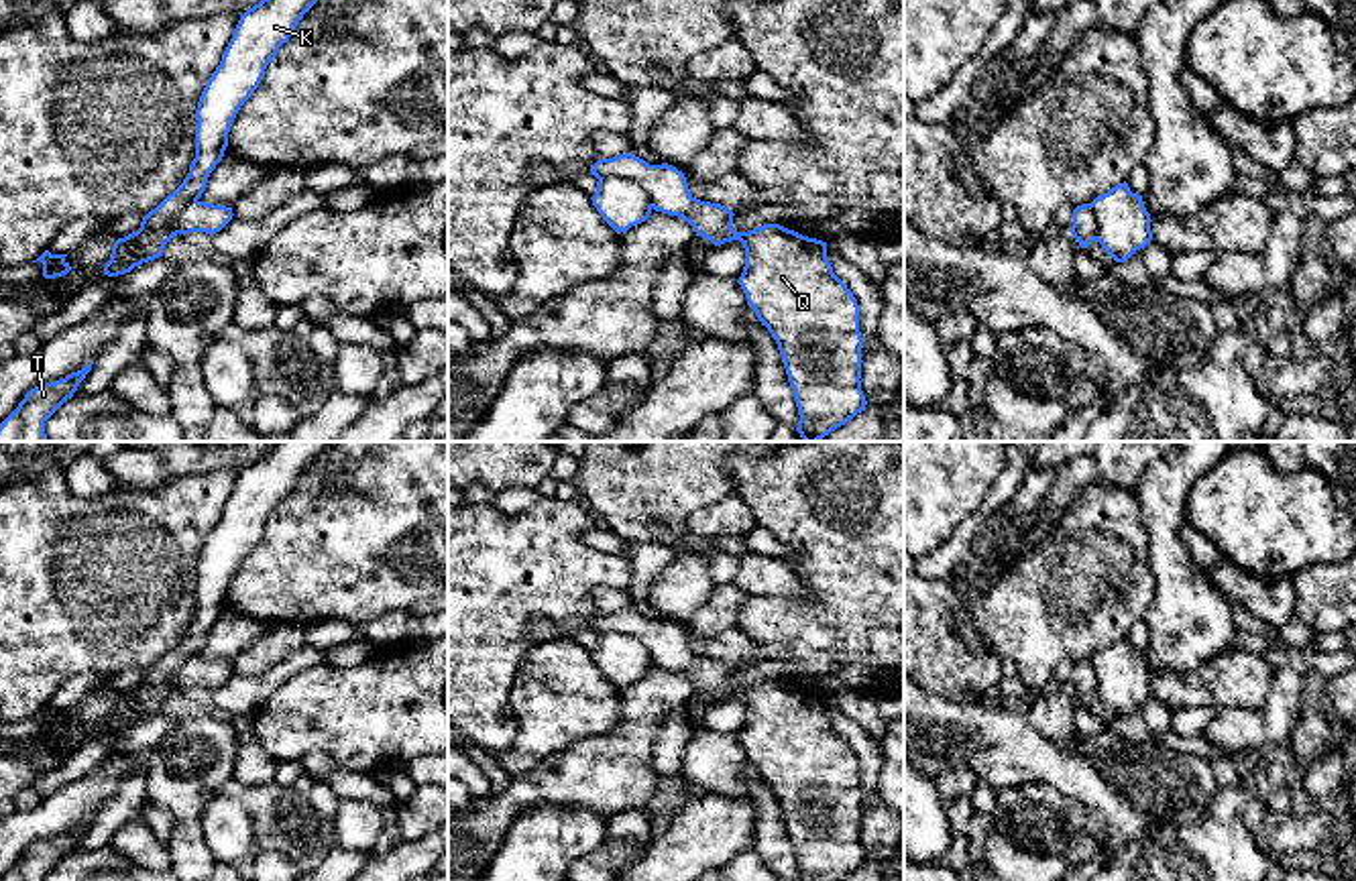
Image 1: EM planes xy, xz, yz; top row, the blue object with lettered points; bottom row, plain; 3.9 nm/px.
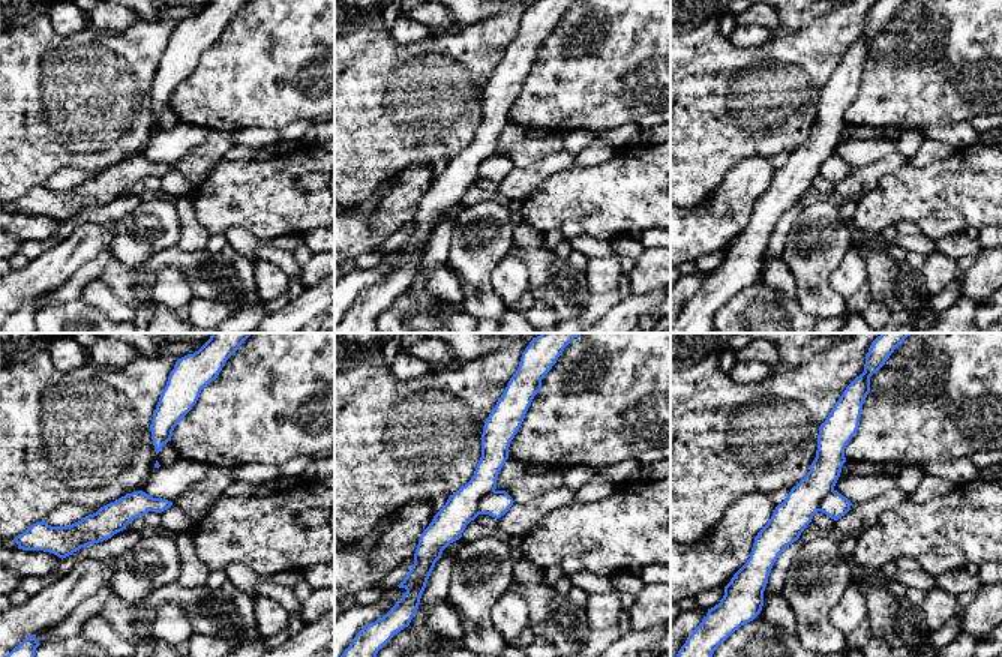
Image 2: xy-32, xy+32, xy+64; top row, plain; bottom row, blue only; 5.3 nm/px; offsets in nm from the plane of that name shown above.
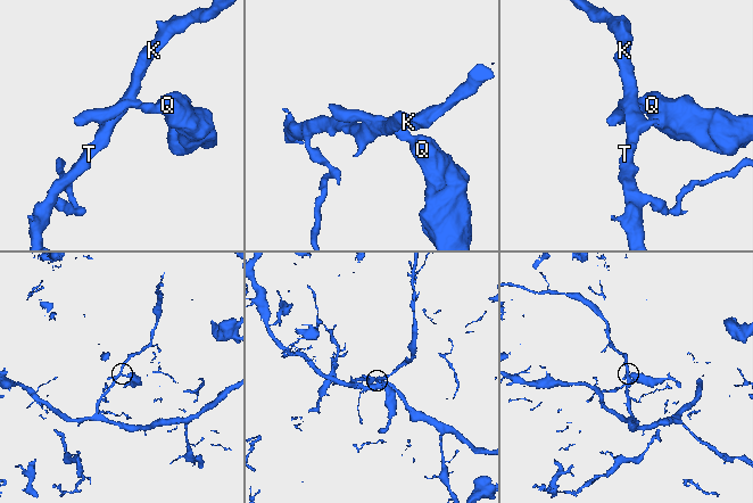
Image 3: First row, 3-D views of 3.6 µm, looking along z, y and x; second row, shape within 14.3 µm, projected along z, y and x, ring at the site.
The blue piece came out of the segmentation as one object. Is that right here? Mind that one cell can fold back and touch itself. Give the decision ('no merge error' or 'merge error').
merge error

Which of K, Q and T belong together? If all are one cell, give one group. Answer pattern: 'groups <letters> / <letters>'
groups K T / Q

